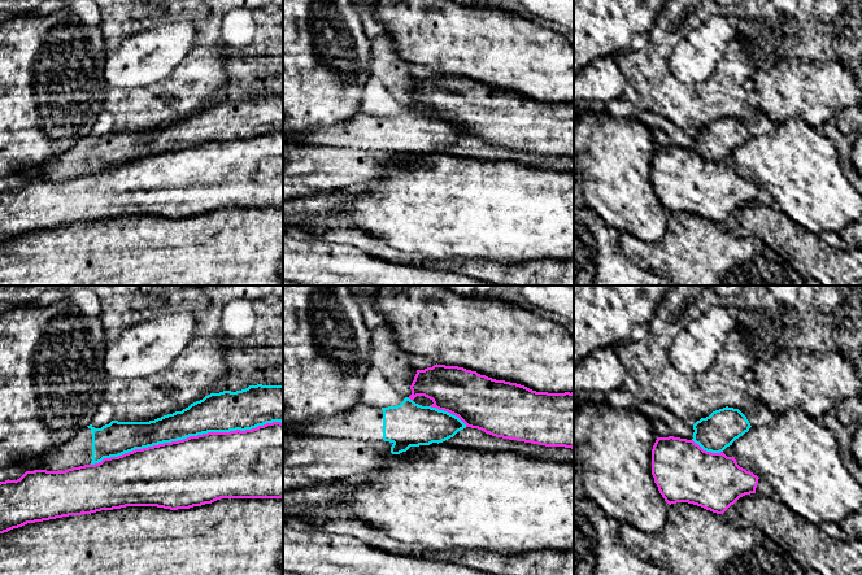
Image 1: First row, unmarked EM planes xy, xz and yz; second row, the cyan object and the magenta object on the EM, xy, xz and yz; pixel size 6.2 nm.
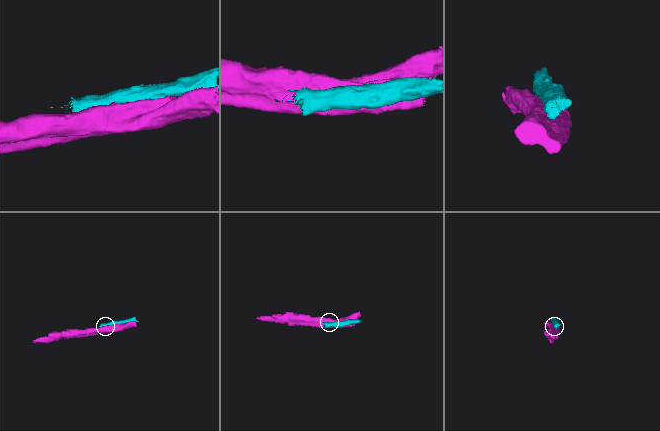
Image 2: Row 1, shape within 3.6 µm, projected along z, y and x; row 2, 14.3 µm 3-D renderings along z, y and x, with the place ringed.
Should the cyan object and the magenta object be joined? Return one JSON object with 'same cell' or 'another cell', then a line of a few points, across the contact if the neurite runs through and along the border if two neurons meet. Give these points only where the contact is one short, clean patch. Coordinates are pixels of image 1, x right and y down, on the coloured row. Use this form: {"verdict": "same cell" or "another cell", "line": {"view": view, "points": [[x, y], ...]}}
{"verdict": "another cell"}

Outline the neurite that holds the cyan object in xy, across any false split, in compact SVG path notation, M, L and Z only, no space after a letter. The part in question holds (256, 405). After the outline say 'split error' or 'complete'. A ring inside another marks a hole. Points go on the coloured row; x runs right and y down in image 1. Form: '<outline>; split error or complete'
M249 385L245 389L210 393L182 411L164 415L149 422L112 421L101 428L92 424L80 430L71 440L40 456L42 470L65 471L84 465L95 465L104 458L118 457L135 449L171 443L208 432L252 430L266 423L283 423L283 385Z; split error

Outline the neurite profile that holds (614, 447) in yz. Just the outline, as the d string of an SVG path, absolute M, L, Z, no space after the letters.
M589 400L576 404L574 414L574 444L578 449L578 463L582 465L582 478L585 497L592 500L606 517L618 523L626 522L641 532L654 533L666 524L669 504L658 491L652 475L652 449L657 440L654 426L635 406L614 409L608 404Z

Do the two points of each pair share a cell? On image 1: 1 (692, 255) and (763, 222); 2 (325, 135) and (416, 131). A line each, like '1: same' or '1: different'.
1: different
2: same

